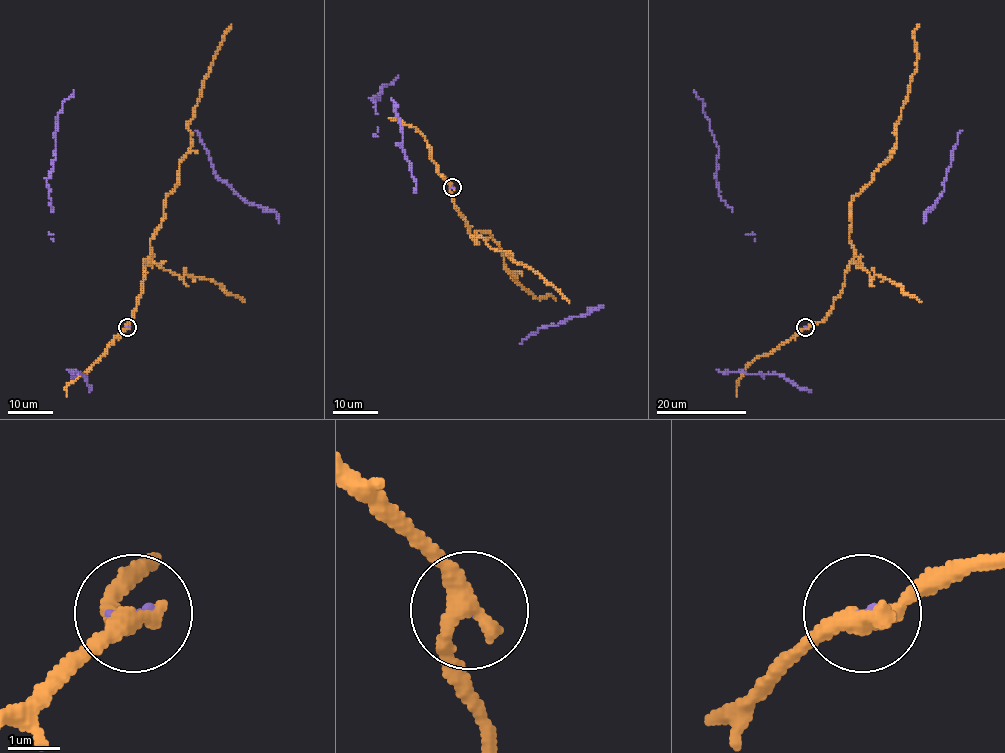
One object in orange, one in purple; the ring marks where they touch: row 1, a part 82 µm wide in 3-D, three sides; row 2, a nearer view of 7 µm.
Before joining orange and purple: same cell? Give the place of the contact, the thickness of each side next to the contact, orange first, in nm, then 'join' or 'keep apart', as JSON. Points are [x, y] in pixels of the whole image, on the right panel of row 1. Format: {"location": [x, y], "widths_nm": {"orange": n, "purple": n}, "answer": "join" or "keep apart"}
{"location": [805, 327], "widths_nm": {"orange": 400, "purple": 70}, "answer": "keep apart"}

